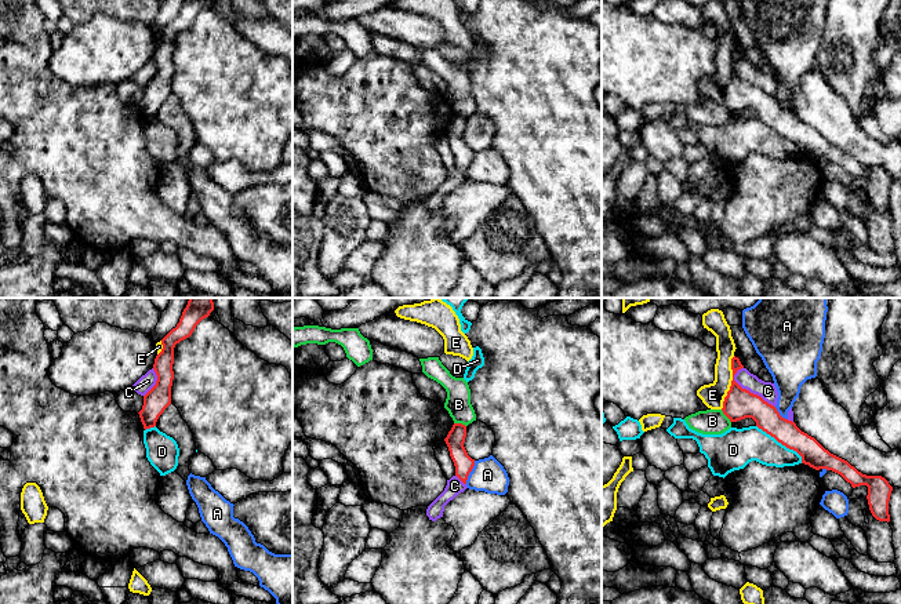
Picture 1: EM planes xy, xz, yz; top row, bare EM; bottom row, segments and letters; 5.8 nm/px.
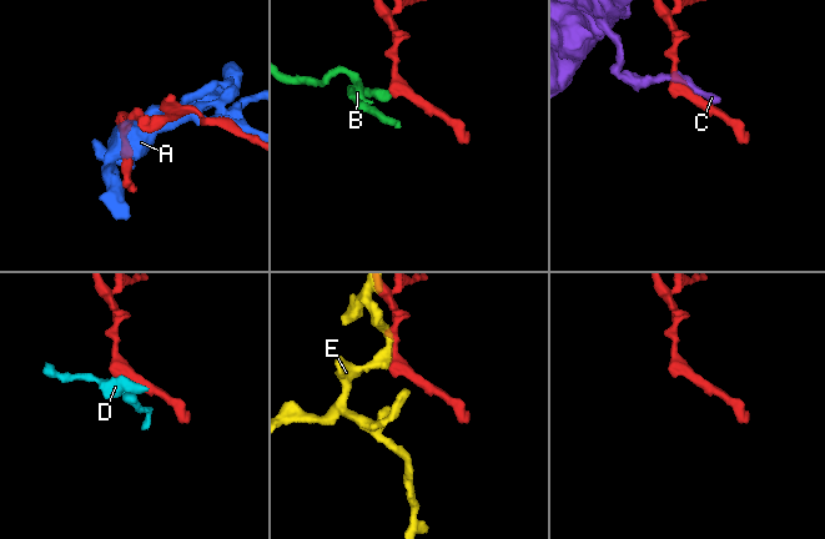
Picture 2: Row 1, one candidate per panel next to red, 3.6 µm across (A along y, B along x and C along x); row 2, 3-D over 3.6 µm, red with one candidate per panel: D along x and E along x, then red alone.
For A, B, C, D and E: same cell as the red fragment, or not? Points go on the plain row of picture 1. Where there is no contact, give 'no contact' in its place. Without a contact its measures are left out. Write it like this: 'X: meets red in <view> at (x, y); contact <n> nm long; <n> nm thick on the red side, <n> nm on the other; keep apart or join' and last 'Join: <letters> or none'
A: meets red in xz at (471, 162); contact 150 nm long; 110 nm thick on the red side, 190 nm on the other; keep apart
B: meets red in yz at (726, 106); contact 100 nm long; 180 nm thick on the red side, 140 nm on the other; keep apart
C: meets red in yz at (748, 82); contact 320 nm long; 180 nm thick on the red side, 110 nm on the other; keep apart
D: meets red in yz at (781, 134); contact 340 nm long; 150 nm thick on the red side, 220 nm on the other; keep apart
E: meets red in yz at (731, 73); contact 320 nm long; 180 nm thick on the red side, 140 nm on the other; keep apart
Join: none

